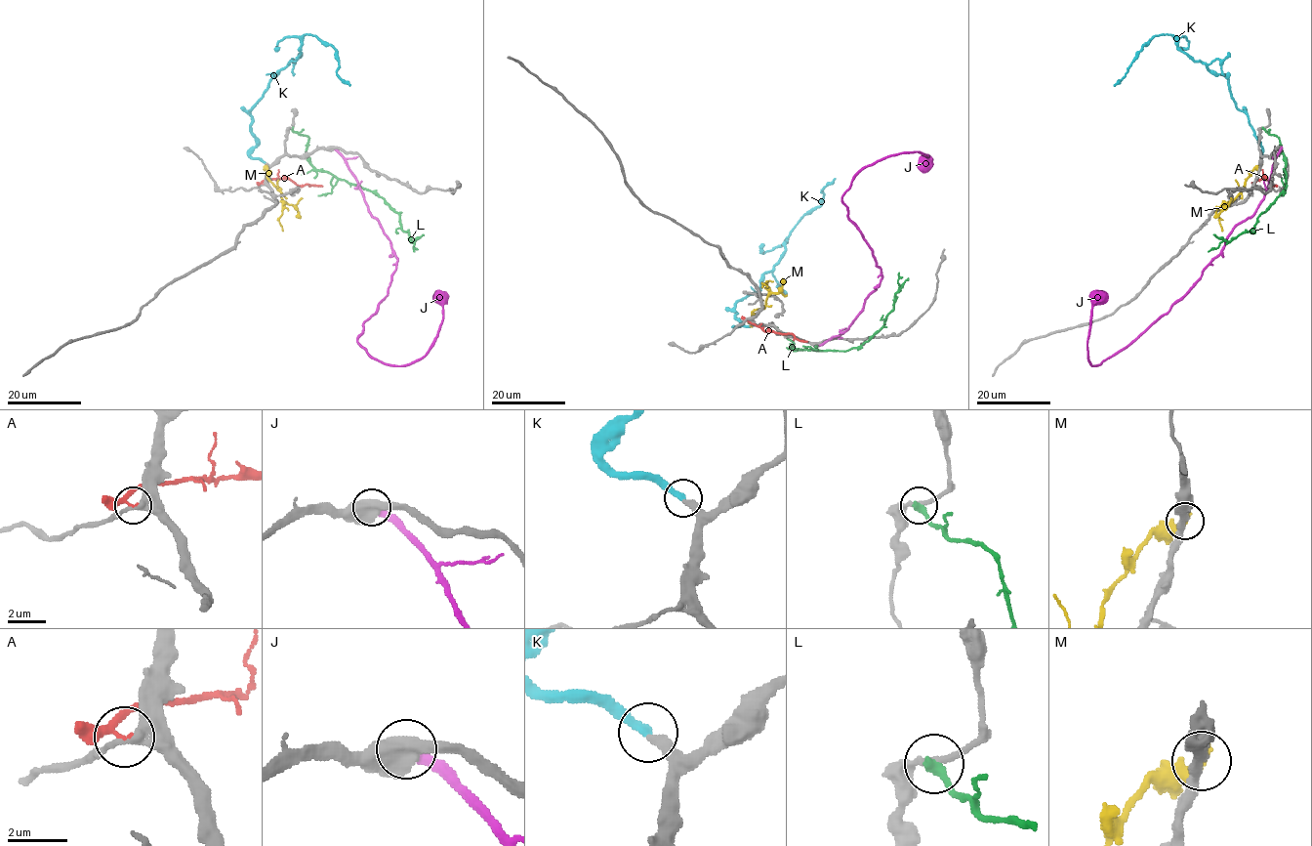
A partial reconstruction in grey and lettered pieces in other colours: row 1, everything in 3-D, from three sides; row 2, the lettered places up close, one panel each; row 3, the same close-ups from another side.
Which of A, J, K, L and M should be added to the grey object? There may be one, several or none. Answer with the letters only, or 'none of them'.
K

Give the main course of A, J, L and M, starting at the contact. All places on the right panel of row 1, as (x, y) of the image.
A: (1253, 184), (1266, 179), (1269, 186), (1277, 187)
J: (1281, 148), (1256, 211), (1235, 226), (1201, 278), (1123, 349), (1092, 365), (1087, 350), (1092, 306), (1106, 292)
L: (1264, 127), (1278, 138), (1285, 163), (1283, 190), (1251, 229), (1230, 240), (1222, 240), (1217, 248), (1208, 251)
M: (1261, 165), (1249, 177), (1240, 192), (1217, 209), (1222, 231)

